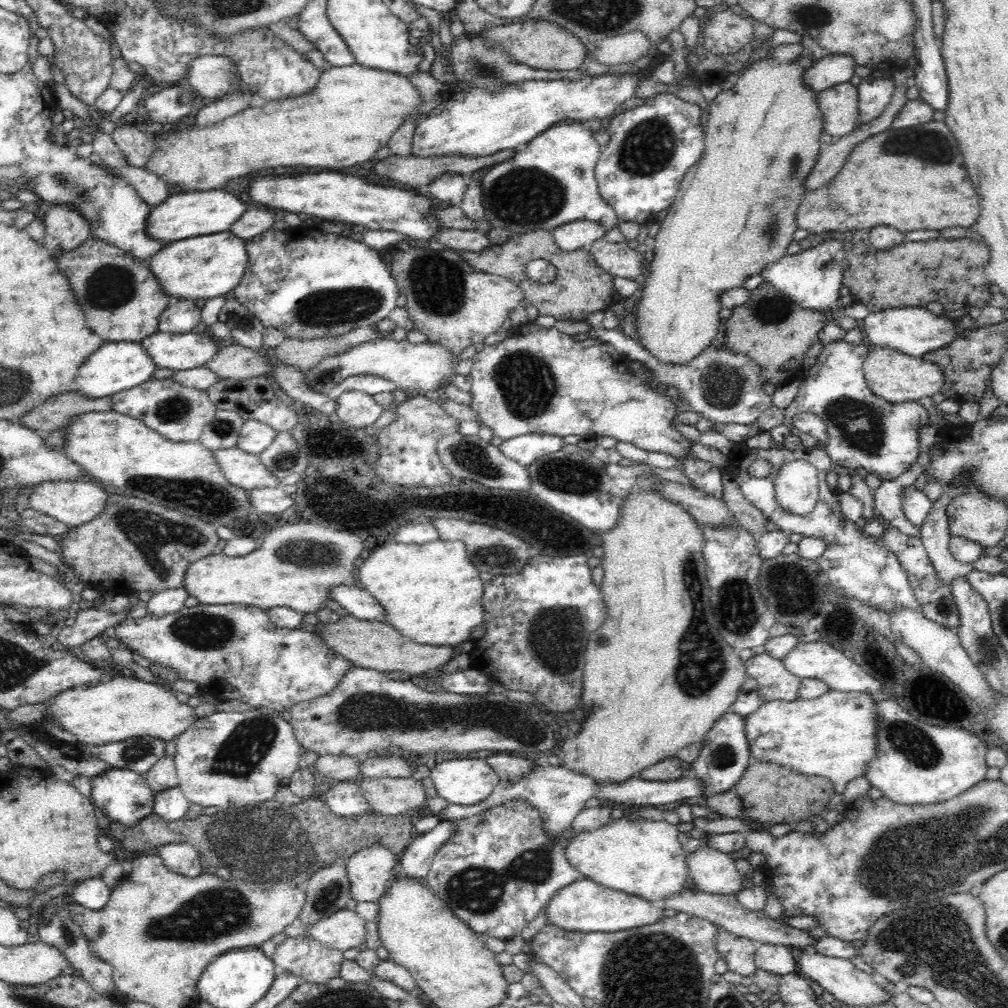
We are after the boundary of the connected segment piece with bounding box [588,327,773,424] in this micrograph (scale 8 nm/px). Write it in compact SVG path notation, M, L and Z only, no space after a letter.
M592 327L589 337L611 344L620 355L625 355L629 361L639 360L652 369L653 376L664 384L676 385L676 389L686 397L690 410L696 411L702 417L713 422L728 424L753 424L762 416L762 412L773 405L770 394L763 391L763 384L758 364L743 354L734 354L727 348L706 347L696 358L683 365L664 364L652 353L646 351L638 340L624 335L616 328Z

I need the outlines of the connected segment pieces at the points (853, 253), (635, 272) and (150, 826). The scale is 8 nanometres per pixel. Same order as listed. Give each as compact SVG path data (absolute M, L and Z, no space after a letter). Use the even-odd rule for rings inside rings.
M847 230L840 236L846 256L843 267L843 286L847 286L855 302L861 302L868 307L870 312L891 309L898 306L918 306L926 308L930 302L942 304L948 312L944 314L948 318L958 321L968 314L969 308L977 306L983 309L986 302L992 298L990 293L991 282L986 279L986 264L990 260L990 248L978 241L964 239L937 239L927 242L905 241L898 246L892 246L890 250L873 248L869 240L869 231Z
M596 240L588 249L596 264L612 276L640 281L645 271L645 255L635 251L628 243L612 244Z
M318 795L293 805L283 805L272 798L257 805L230 807L213 815L199 815L194 819L182 817L175 821L164 820L152 812L129 827L111 820L110 830L116 832L110 834L130 850L150 850L170 843L192 845L198 849L204 868L224 866L236 879L305 885L320 868L352 856L362 848L381 844L400 856L412 840L415 819L405 813L396 816L374 812L354 817L340 816L332 813Z

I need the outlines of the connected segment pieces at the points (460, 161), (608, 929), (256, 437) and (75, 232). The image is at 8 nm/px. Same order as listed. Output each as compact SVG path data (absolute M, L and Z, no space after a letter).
M504 150L500 154L488 156L488 158L472 158L471 156L432 156L422 158L412 154L398 158L390 156L384 160L376 162L374 172L378 176L386 176L390 180L402 182L408 188L425 189L434 178L446 174L446 172L456 172L458 174L473 174L476 170L488 166L492 168L494 164L500 164L508 160L514 152Z
M586 878L561 888L545 907L548 919L546 924L580 933L618 933L628 928L646 927L664 918L662 904L657 905L640 896L606 888Z
M245 420L236 447L248 454L259 456L274 442L277 430L257 420Z
M54 204L44 207L43 211L45 235L42 246L55 258L91 238L91 225L72 207Z

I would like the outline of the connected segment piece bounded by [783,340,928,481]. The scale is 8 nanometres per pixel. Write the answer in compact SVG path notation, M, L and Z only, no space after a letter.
M844 340L825 344L816 363L804 372L804 378L800 381L796 398L793 398L792 404L784 409L783 424L788 426L791 434L802 441L804 447L822 447L822 443L818 439L810 434L804 434L793 425L793 416L799 412L810 412L822 417L822 421L826 423L826 433L829 436L828 444L822 448L834 465L843 465L846 470L852 472L862 468L870 474L878 474L884 481L894 480L908 471L919 457L918 429L922 425L928 424L928 411L917 401L900 402L900 404L886 402L868 388L863 364L870 351L871 348L864 345L854 345L854 343Z

